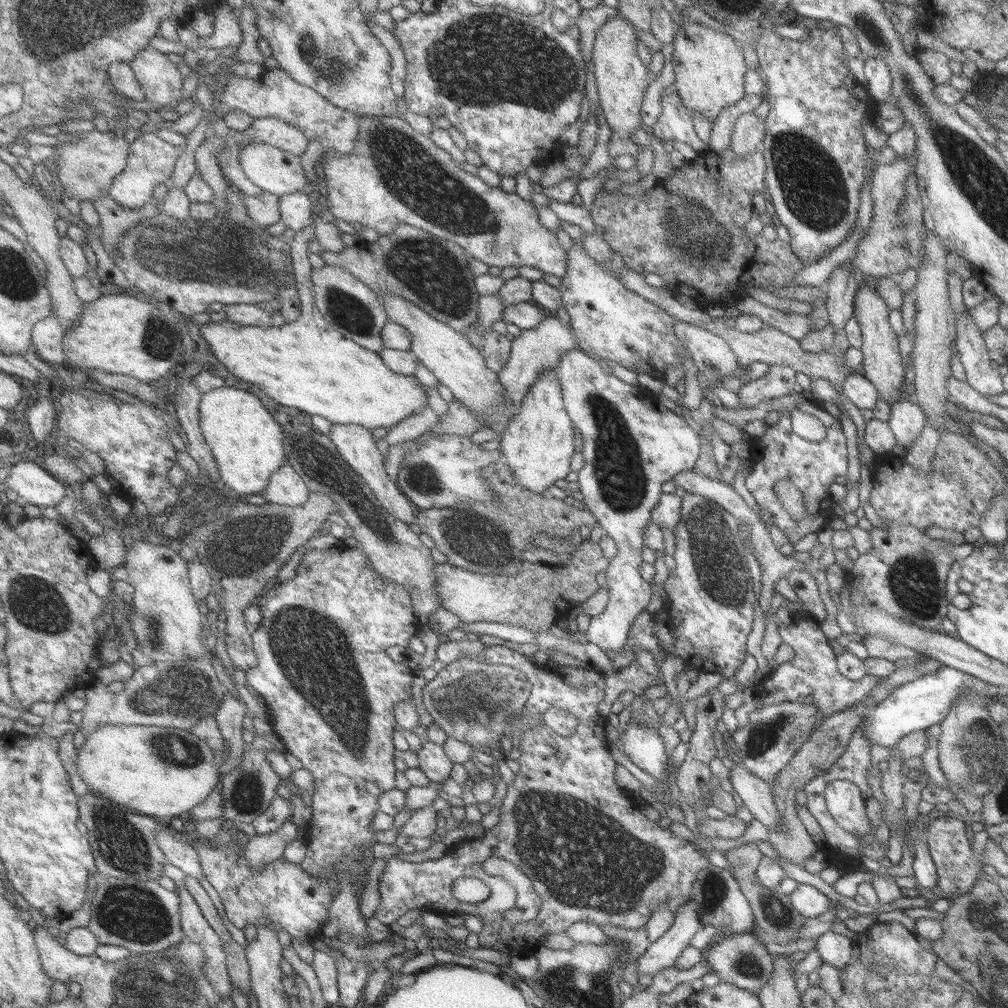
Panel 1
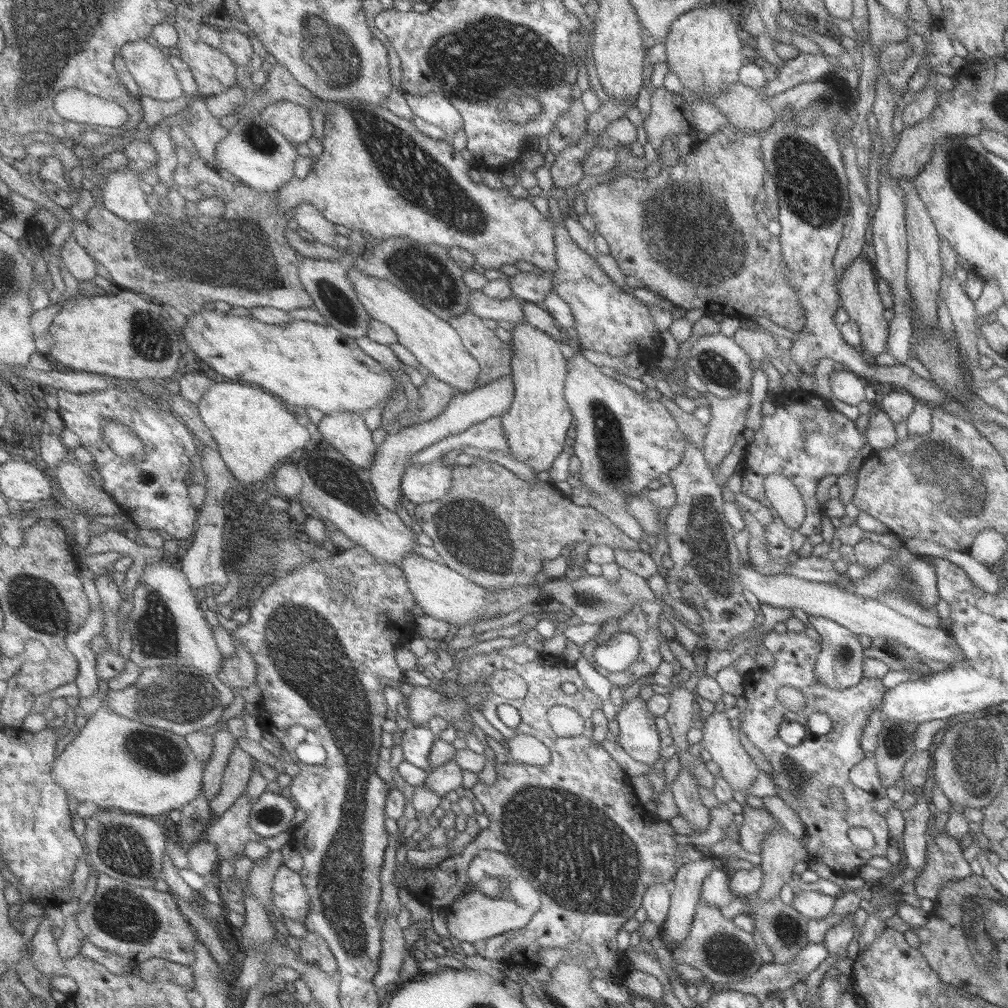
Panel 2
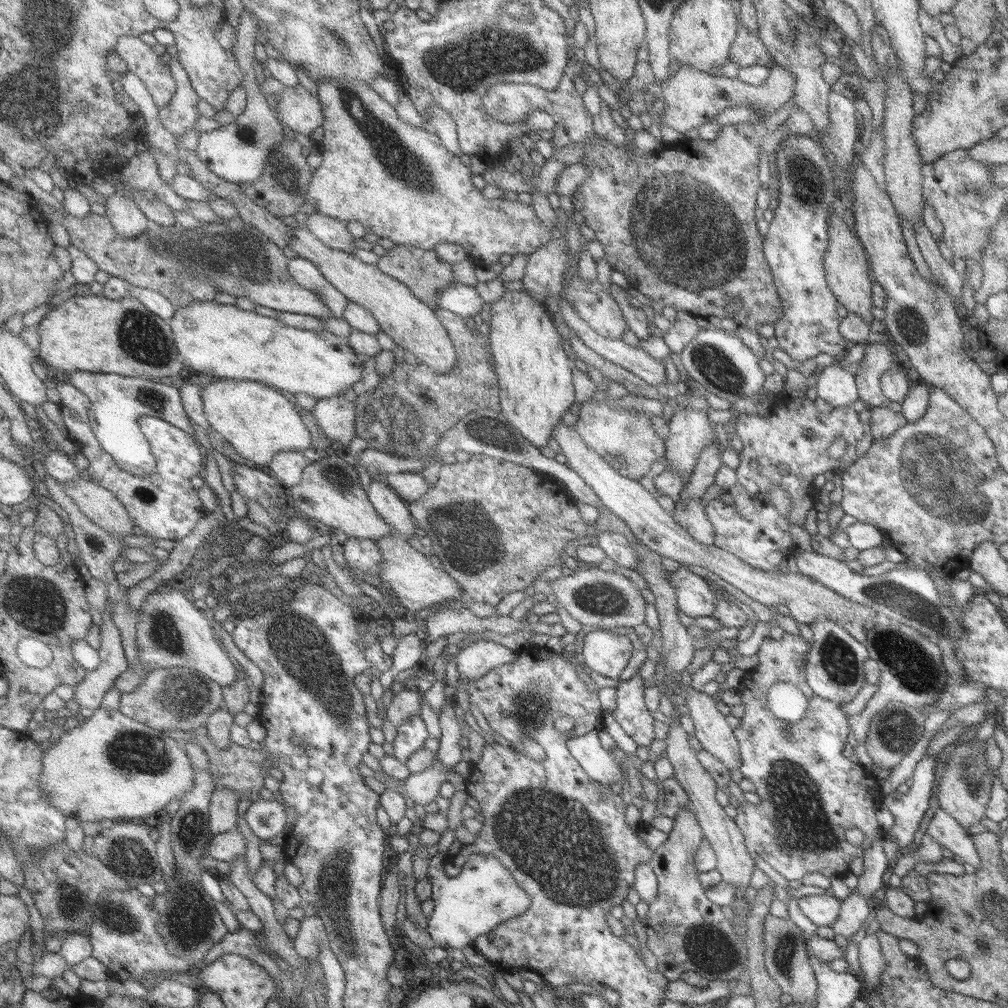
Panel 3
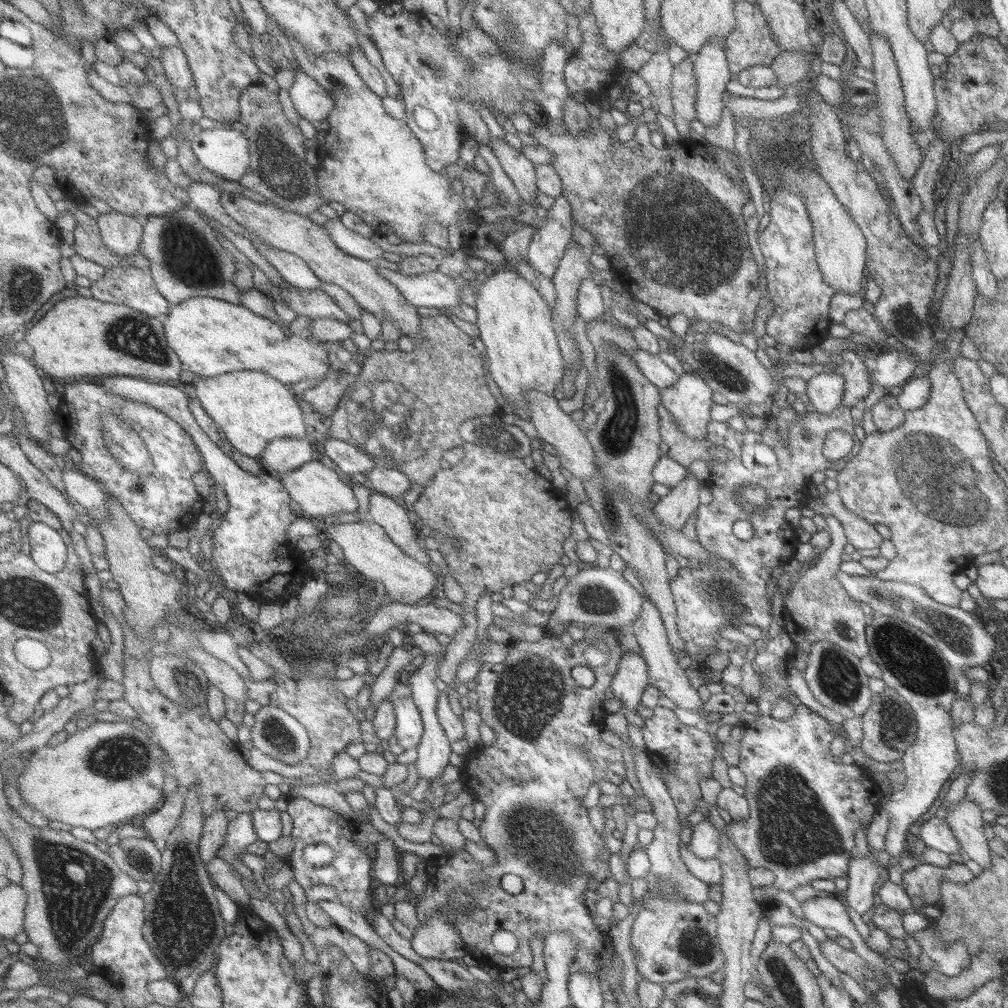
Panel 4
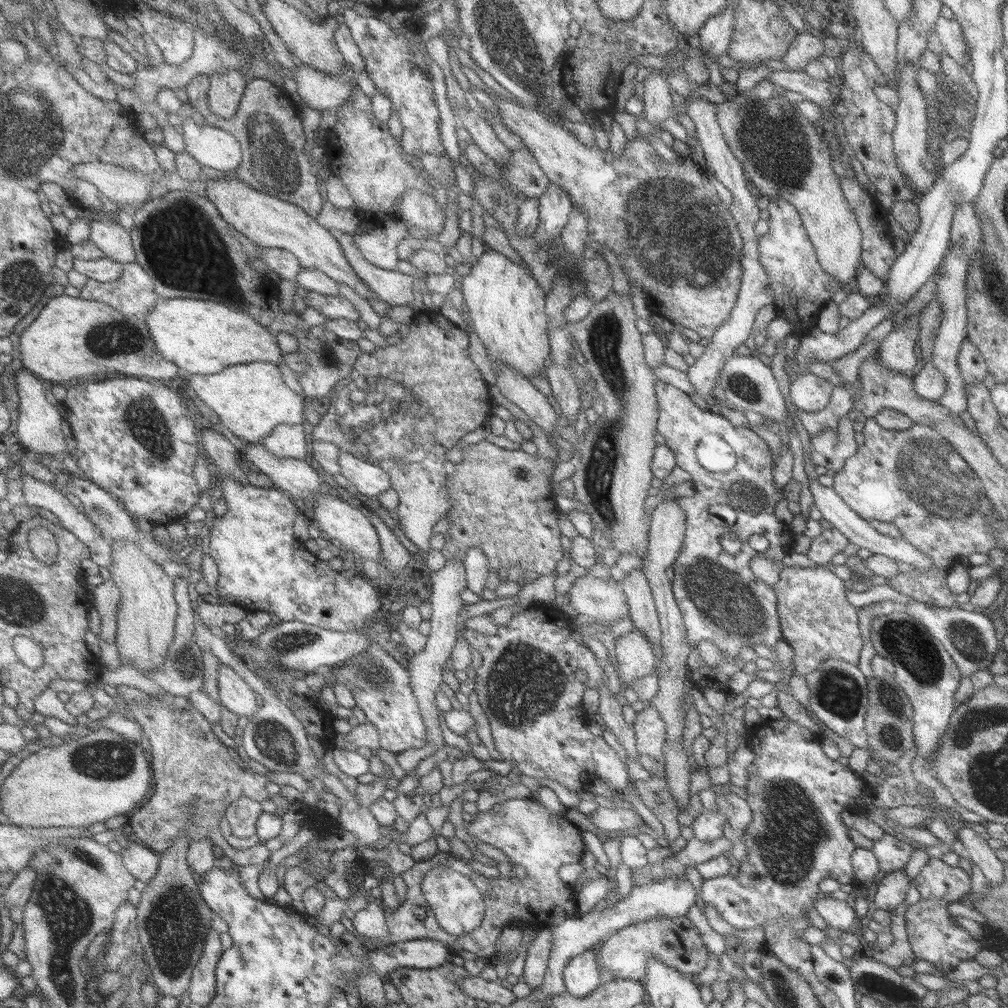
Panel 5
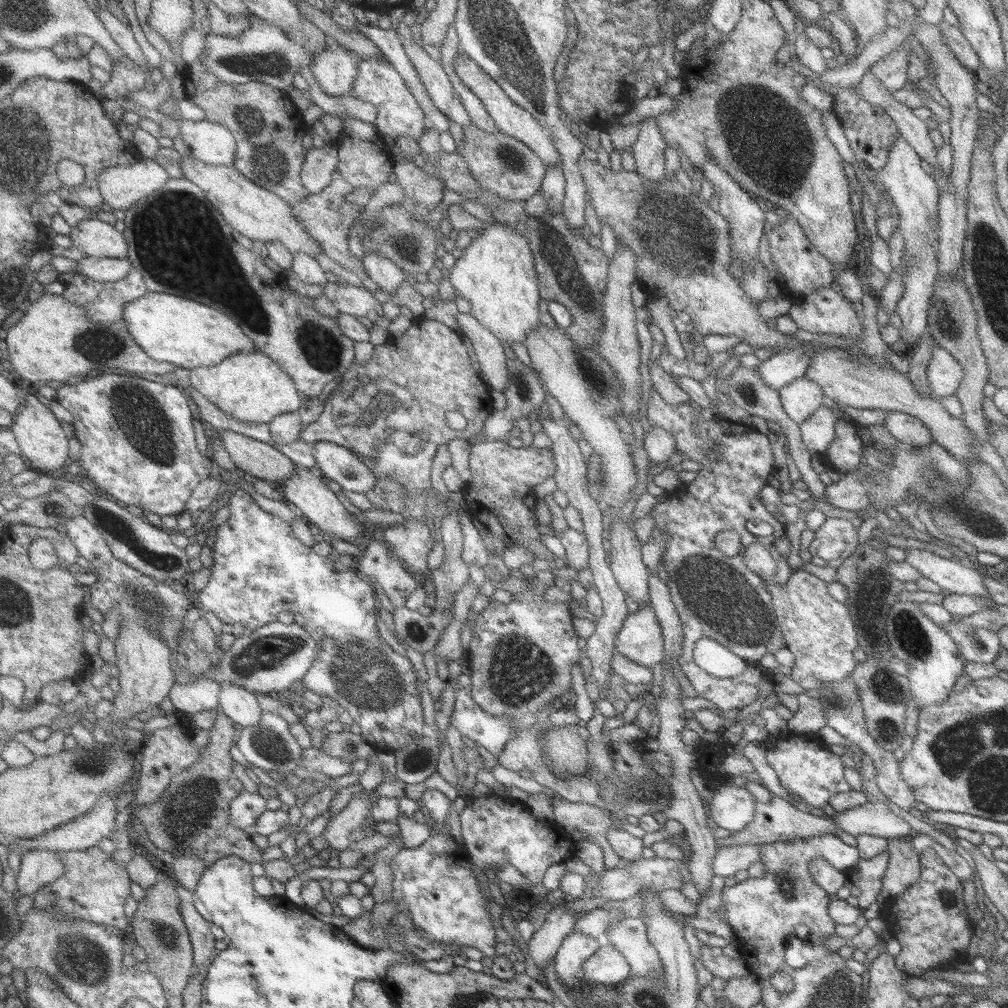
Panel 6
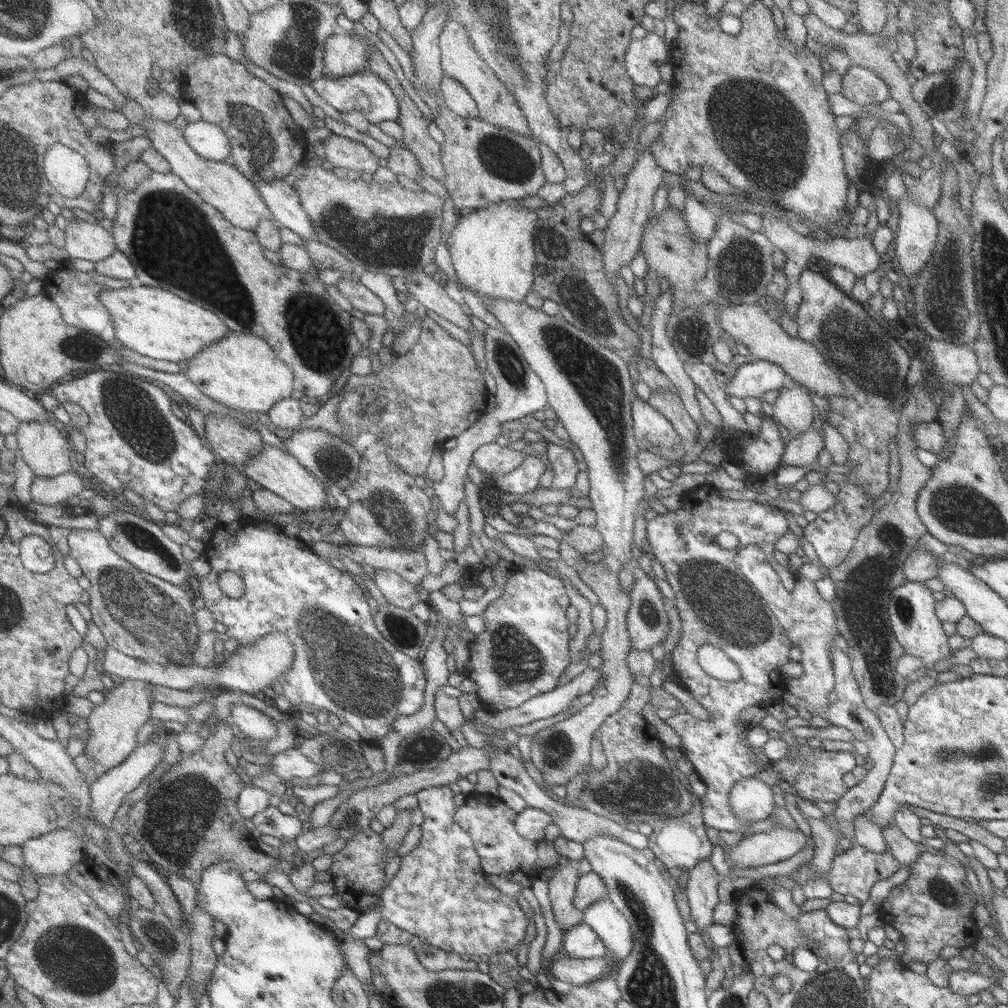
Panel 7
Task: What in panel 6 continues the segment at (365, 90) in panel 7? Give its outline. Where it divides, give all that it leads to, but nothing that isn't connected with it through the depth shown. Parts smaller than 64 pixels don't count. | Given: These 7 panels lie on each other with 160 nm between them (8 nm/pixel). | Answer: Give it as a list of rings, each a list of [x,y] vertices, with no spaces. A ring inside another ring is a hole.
[[[383,55],[381,57],[371,57],[359,62],[359,74],[354,84],[353,95],[368,102],[377,111],[377,121],[374,126],[382,136],[388,136],[397,142],[403,137],[419,140],[430,125],[425,118],[423,108],[419,106],[417,98],[413,92],[407,88],[403,76],[397,73],[393,64]]]

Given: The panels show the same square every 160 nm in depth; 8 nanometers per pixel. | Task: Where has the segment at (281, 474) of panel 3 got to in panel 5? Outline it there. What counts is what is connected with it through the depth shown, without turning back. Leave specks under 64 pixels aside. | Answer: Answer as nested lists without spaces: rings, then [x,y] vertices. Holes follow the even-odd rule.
[[[281,424],[261,442],[281,458],[304,459],[309,456],[305,424]]]

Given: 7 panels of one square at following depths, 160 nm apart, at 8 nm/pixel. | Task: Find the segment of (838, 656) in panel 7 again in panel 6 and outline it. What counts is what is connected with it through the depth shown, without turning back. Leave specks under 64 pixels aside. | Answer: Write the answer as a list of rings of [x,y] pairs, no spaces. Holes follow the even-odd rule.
[[[776,691],[779,703],[792,706],[792,716],[787,722],[789,732],[795,734],[817,733],[827,722],[826,714],[817,698],[806,696],[803,693],[793,696],[783,696]]]

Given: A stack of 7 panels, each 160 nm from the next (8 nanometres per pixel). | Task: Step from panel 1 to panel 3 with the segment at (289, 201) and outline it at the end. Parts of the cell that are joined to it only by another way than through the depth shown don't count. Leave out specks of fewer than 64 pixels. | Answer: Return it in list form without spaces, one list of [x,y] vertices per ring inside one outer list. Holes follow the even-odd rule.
[[[315,211],[308,216],[305,225],[315,236],[320,238],[323,244],[331,249],[346,251],[351,254],[357,250],[353,243],[355,238],[347,230],[347,223],[345,222]]]

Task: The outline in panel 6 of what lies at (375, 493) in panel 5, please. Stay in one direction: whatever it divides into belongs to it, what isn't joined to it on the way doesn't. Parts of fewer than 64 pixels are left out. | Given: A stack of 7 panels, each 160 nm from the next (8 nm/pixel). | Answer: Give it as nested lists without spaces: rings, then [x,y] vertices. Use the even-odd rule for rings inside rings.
[[[318,442],[314,444],[314,455],[318,473],[349,492],[365,495],[374,489],[374,484],[378,484],[376,474],[350,448],[334,442]]]

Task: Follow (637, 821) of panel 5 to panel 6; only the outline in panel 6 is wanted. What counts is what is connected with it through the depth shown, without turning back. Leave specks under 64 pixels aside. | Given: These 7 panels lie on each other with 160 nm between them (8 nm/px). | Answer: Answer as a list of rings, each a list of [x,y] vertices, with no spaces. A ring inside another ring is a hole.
[[[561,798],[553,799],[555,821],[551,822],[569,834],[574,830],[584,830],[588,840],[598,844],[605,856],[605,869],[612,869],[620,863],[608,841],[609,831],[614,828],[613,820],[601,806],[587,803],[574,803]]]

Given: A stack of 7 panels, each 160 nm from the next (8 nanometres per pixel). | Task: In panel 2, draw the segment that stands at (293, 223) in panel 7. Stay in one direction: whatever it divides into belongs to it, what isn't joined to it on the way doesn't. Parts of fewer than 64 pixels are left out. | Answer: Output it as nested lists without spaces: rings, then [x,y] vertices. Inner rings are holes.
[[[481,290],[472,291],[470,312],[496,322],[506,320],[513,325],[526,322],[525,312],[519,299],[513,297],[507,300],[497,300],[483,294]]]

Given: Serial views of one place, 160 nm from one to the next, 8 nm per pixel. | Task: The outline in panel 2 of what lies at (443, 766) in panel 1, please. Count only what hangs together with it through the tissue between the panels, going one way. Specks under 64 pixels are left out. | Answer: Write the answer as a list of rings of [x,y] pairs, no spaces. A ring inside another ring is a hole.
[[[423,725],[407,729],[401,734],[400,746],[404,760],[430,773],[433,769],[430,765],[430,754],[437,742],[433,732]]]

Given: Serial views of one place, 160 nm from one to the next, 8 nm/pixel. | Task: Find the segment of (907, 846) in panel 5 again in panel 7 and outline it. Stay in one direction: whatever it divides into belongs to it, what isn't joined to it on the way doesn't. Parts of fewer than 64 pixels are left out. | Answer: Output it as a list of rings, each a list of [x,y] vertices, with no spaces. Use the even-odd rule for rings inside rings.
[[[853,844],[849,849],[839,850],[839,853],[836,853],[832,858],[830,869],[821,873],[821,878],[827,880],[827,886],[831,886],[832,892],[842,895],[849,894],[857,900],[858,904],[861,904],[867,900],[869,889],[875,882],[889,878],[898,868],[898,862],[895,862],[887,851],[875,854]]]

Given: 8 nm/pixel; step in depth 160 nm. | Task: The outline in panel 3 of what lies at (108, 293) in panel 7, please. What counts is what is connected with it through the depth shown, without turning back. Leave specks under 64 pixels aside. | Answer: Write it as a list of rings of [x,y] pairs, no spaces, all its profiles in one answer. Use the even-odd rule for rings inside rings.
[[[196,300],[189,306],[177,307],[169,322],[174,330],[174,342],[182,356],[182,363],[189,364],[189,370],[211,374],[213,378],[254,380],[266,383],[276,390],[283,390],[283,393],[291,396],[305,393],[319,401],[347,394],[351,386],[355,386],[363,378],[365,358],[351,348],[347,338],[338,337],[331,331],[301,330],[255,311],[241,310],[236,304],[201,300]]]

